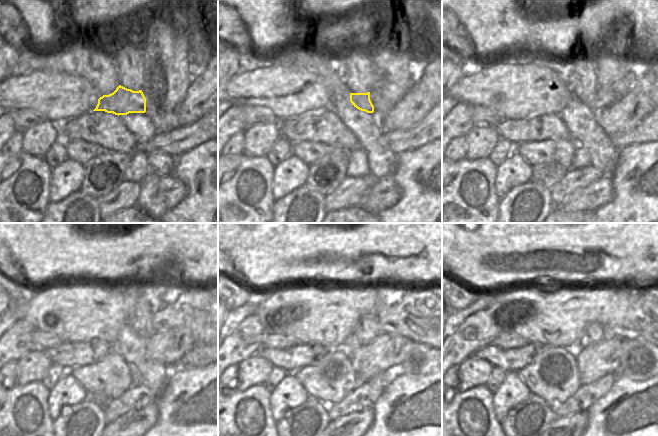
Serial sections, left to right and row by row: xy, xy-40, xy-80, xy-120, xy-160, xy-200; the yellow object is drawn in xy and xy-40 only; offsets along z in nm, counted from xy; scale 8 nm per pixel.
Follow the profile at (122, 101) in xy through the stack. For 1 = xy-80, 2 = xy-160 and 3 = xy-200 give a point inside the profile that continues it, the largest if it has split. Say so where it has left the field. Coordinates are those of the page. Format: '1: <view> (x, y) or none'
1: xy-80 (645, 84)
2: xy-160 (421, 318)
3: xy-200 (645, 319)

